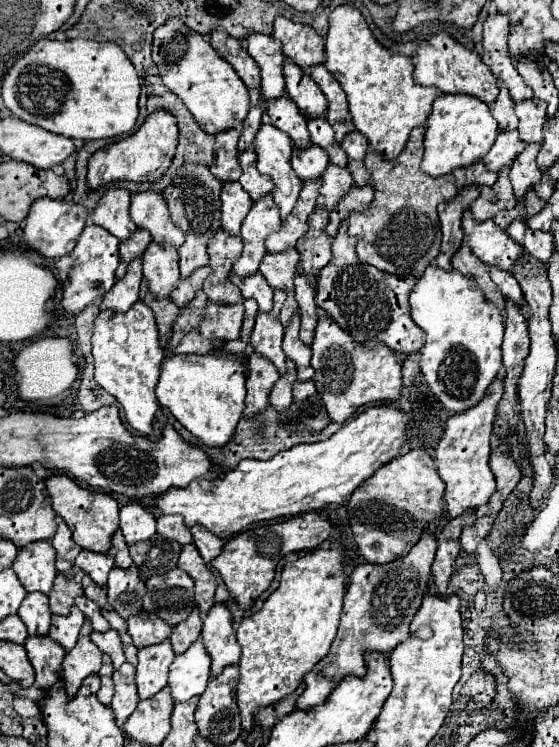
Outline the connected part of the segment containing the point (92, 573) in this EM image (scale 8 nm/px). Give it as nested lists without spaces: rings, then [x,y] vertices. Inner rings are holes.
[[[82,550],[74,564],[82,568],[98,586],[106,586],[108,572],[114,568],[114,558],[110,554],[96,554],[90,550]]]

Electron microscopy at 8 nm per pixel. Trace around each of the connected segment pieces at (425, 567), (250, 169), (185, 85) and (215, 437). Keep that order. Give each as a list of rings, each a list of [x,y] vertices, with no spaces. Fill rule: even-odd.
[[[428,530],[422,534],[420,542],[396,562],[376,566],[376,564],[360,564],[354,568],[350,576],[350,586],[344,596],[342,618],[338,626],[336,640],[330,646],[330,652],[304,676],[306,690],[300,694],[296,708],[308,710],[326,702],[328,694],[344,680],[346,676],[366,676],[366,654],[368,652],[382,652],[390,654],[394,646],[404,642],[410,636],[410,622],[418,612],[428,580],[430,580],[430,566],[436,552],[436,538],[434,532]]]
[[[254,150],[240,152],[238,160],[240,160],[240,166],[242,166],[242,176],[240,176],[238,182],[250,194],[250,198],[256,202],[256,200],[264,198],[266,194],[270,194],[274,186],[272,186],[270,178],[260,176],[260,172],[256,168],[256,154],[254,154]]]
[[[176,18],[168,20],[154,32],[152,60],[158,66],[162,82],[184,102],[206,134],[216,136],[218,132],[240,128],[250,110],[248,90],[234,68],[216,54],[202,34],[188,30],[188,26]]]
[[[228,342],[220,354],[172,356],[160,368],[160,380],[156,386],[158,402],[168,408],[190,434],[210,448],[226,446],[242,418],[246,376],[240,358],[232,358],[234,352],[244,356],[244,342]]]

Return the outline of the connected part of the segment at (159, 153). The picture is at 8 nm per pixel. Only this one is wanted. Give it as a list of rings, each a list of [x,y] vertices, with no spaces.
[[[154,112],[146,118],[138,132],[126,136],[98,152],[94,152],[88,160],[88,176],[86,184],[90,190],[98,190],[110,182],[158,182],[164,172],[170,168],[172,158],[178,146],[178,126],[176,118],[170,112]]]

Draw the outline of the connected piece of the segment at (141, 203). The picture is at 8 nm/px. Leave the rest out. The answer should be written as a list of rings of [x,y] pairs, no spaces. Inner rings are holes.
[[[156,192],[132,194],[130,218],[138,228],[148,230],[156,244],[170,244],[176,248],[184,244],[184,234],[172,224],[162,194]]]

